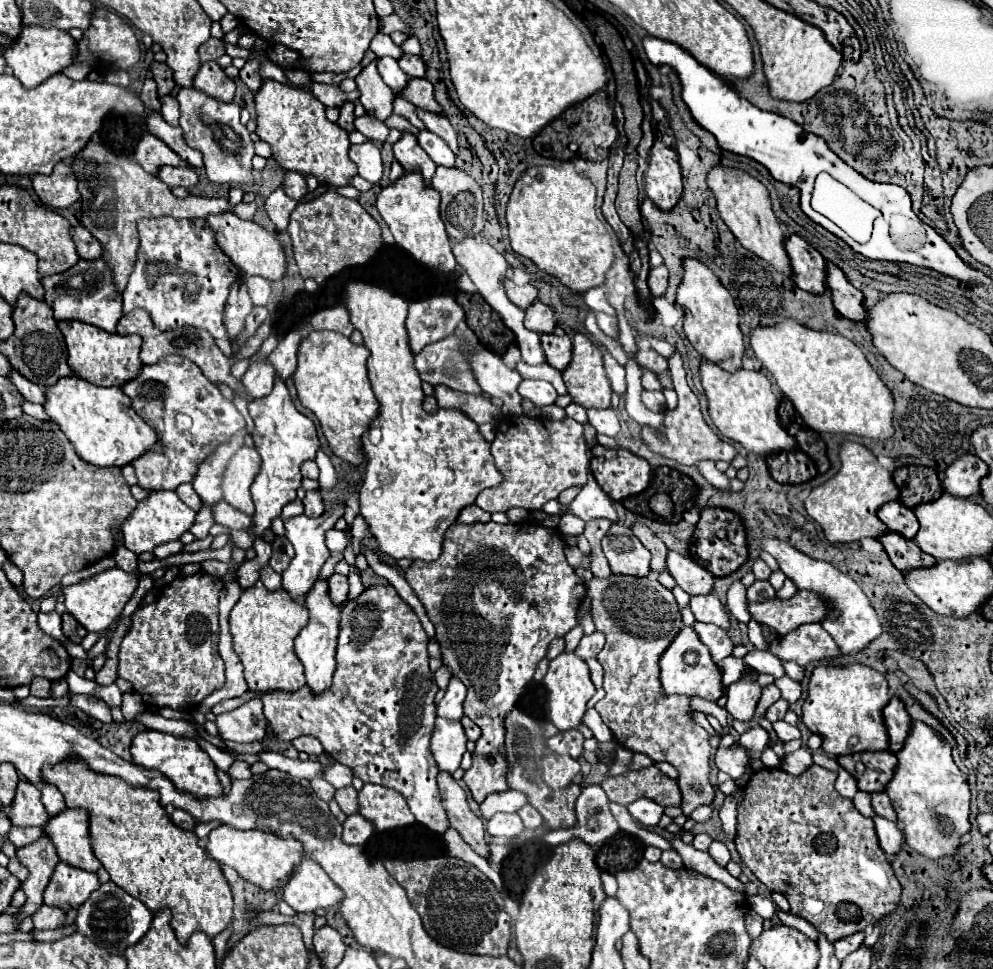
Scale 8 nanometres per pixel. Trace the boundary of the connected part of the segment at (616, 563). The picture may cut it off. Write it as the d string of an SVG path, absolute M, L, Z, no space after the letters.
M612 524L608 534L602 538L602 550L614 574L648 576L650 552L642 546L642 542L632 534L628 526Z

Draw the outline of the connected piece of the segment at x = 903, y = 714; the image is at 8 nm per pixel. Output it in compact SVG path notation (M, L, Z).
M898 696L886 704L882 716L890 736L888 750L896 752L898 756L898 766L886 786L886 794L890 796L892 806L898 814L906 844L934 860L954 854L960 844L960 836L970 830L970 790L966 778L952 758L950 744L922 720L912 720L912 732L908 732L910 716Z

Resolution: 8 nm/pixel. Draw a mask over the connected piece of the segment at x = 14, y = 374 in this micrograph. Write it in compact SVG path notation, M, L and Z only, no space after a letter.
M16 368L10 370L10 380L14 382L14 386L18 388L18 392L28 400L28 402L38 402L38 404L44 404L44 392L42 392L42 386L30 382L28 378L24 378Z

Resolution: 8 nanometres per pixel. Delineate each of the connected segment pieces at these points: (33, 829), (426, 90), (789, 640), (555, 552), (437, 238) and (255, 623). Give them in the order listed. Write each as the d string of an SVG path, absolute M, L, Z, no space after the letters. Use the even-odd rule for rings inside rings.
M12 824L12 832L8 832L8 838L14 842L16 848L24 846L24 844L30 844L34 842L36 838L40 838L42 834L42 828L40 826L28 826L28 828L16 828Z
M420 78L420 80L408 80L408 88L404 90L404 98L408 100L408 102L412 102L414 106L418 106L418 108L424 108L424 110L430 110L430 112L438 112L438 114L442 114L442 110L440 110L440 106L436 104L436 100L434 100L434 88L432 88L432 84L426 80L426 78Z
M802 624L794 632L780 636L770 644L770 652L780 660L792 660L800 666L840 656L836 642L820 624Z
M534 520L530 522L522 522L522 524L496 524L496 522L488 522L488 524L472 524L472 526L464 526L464 524L452 524L444 536L444 548L442 548L442 554L438 556L438 560L434 562L422 562L422 560L414 560L410 564L410 568L406 570L406 580L408 584L412 586L414 594L420 598L420 602L424 604L426 608L426 614L430 618L430 622L434 622L434 628L436 628L436 640L440 642L440 648L442 648L442 662L452 670L454 676L458 676L466 686L468 686L468 696L464 700L464 714L474 720L480 730L482 730L482 738L476 742L476 750L472 752L472 768L464 772L464 782L468 786L468 790L472 792L472 798L480 804L488 794L492 792L502 792L506 790L506 782L504 782L504 776L506 776L506 762L502 758L502 748L504 748L504 714L510 712L518 700L518 696L522 694L524 686L532 680L534 676L534 670L538 666L538 662L546 656L548 652L548 644L554 640L554 638L560 638L564 636L566 632L570 632L574 626L576 626L576 610L582 602L582 598L586 596L586 586L584 586L584 580L574 572L574 568L570 568L566 556L564 556L564 548L566 548L566 542L562 538L562 534L558 532L558 528L546 528Z
M404 172L396 182L386 186L376 200L376 208L380 216L386 220L390 226L396 244L410 252L418 262L442 272L450 274L456 268L456 260L452 256L450 248L450 238L446 234L444 222L440 218L440 194L424 184L424 178L420 172Z
M256 582L252 588L242 590L240 600L230 612L230 632L234 652L244 666L248 690L294 692L306 684L302 664L294 652L294 636L300 634L300 628L304 624L308 624L308 608L292 600L288 592L270 592L264 588L262 582Z

